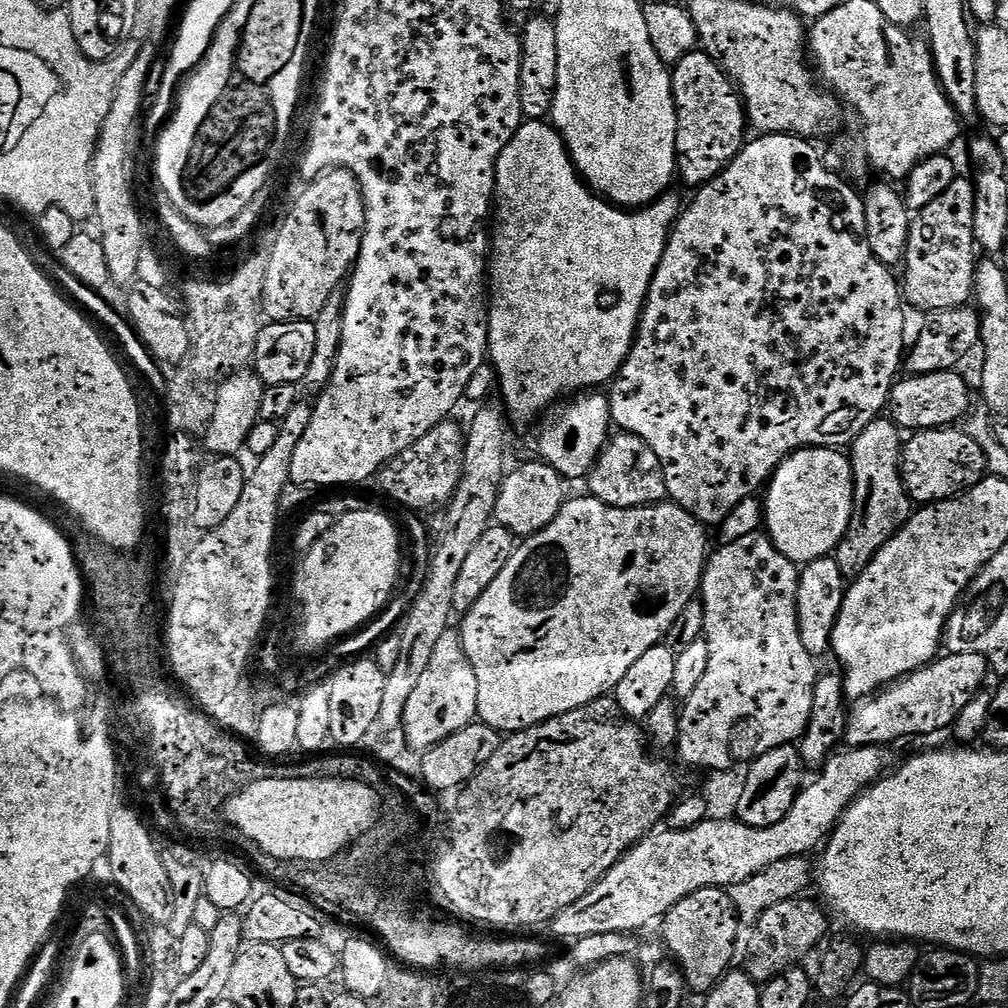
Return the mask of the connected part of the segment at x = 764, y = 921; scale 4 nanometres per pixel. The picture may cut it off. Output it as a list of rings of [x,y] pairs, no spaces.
[[[793,898],[778,902],[756,921],[756,933],[752,936],[752,961],[746,965],[746,971],[753,980],[763,982],[782,974],[788,968],[797,967],[816,947],[819,949],[825,943],[829,913],[823,903],[815,904],[812,900],[804,899]]]

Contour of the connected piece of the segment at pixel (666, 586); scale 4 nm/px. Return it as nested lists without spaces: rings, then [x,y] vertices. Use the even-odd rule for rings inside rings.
[[[591,494],[583,495],[577,500],[565,499],[550,526],[532,536],[523,537],[517,543],[510,562],[502,566],[498,578],[490,582],[490,587],[482,593],[482,598],[478,598],[478,602],[474,602],[471,610],[463,613],[464,625],[459,625],[458,628],[460,641],[466,650],[468,661],[474,666],[478,678],[478,694],[486,705],[486,712],[488,708],[486,722],[502,734],[524,732],[527,728],[545,724],[555,716],[561,716],[570,710],[578,710],[598,698],[615,693],[618,682],[626,678],[630,666],[634,666],[634,662],[638,662],[638,658],[642,658],[646,650],[650,650],[667,637],[670,626],[674,626],[678,614],[682,614],[682,609],[686,607],[686,602],[697,599],[701,591],[704,569],[710,555],[708,536],[704,533],[707,531],[705,525],[695,520],[683,506],[665,502],[641,508],[615,508],[597,500]]]

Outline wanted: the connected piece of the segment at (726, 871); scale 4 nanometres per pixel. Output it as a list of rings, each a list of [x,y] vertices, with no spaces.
[[[877,746],[848,748],[839,754],[834,754],[819,771],[820,777],[813,784],[811,781],[801,788],[800,797],[794,802],[790,814],[786,814],[786,818],[782,818],[782,822],[774,826],[755,828],[746,826],[739,818],[726,821],[706,818],[701,824],[696,824],[692,828],[657,831],[643,842],[636,844],[574,906],[558,914],[552,920],[550,931],[556,936],[565,936],[568,942],[581,940],[583,936],[590,934],[614,934],[615,932],[636,934],[639,933],[639,928],[646,927],[651,920],[659,921],[675,904],[682,902],[682,898],[694,894],[694,890],[714,887],[727,889],[729,886],[735,886],[750,879],[766,867],[774,866],[776,862],[791,861],[792,856],[804,856],[807,852],[814,851],[816,847],[819,849],[835,832],[837,824],[840,823],[849,806],[876,781],[884,779],[886,773],[893,767],[892,756],[888,752],[891,751],[887,747]]]

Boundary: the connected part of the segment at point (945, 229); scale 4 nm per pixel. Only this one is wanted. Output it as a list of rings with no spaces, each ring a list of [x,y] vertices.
[[[958,178],[930,206],[919,209],[911,217],[912,225],[908,235],[908,255],[903,265],[902,296],[909,305],[921,308],[921,313],[941,312],[947,308],[962,308],[969,303],[974,288],[978,245],[974,238],[974,198],[976,189],[971,179]]]

